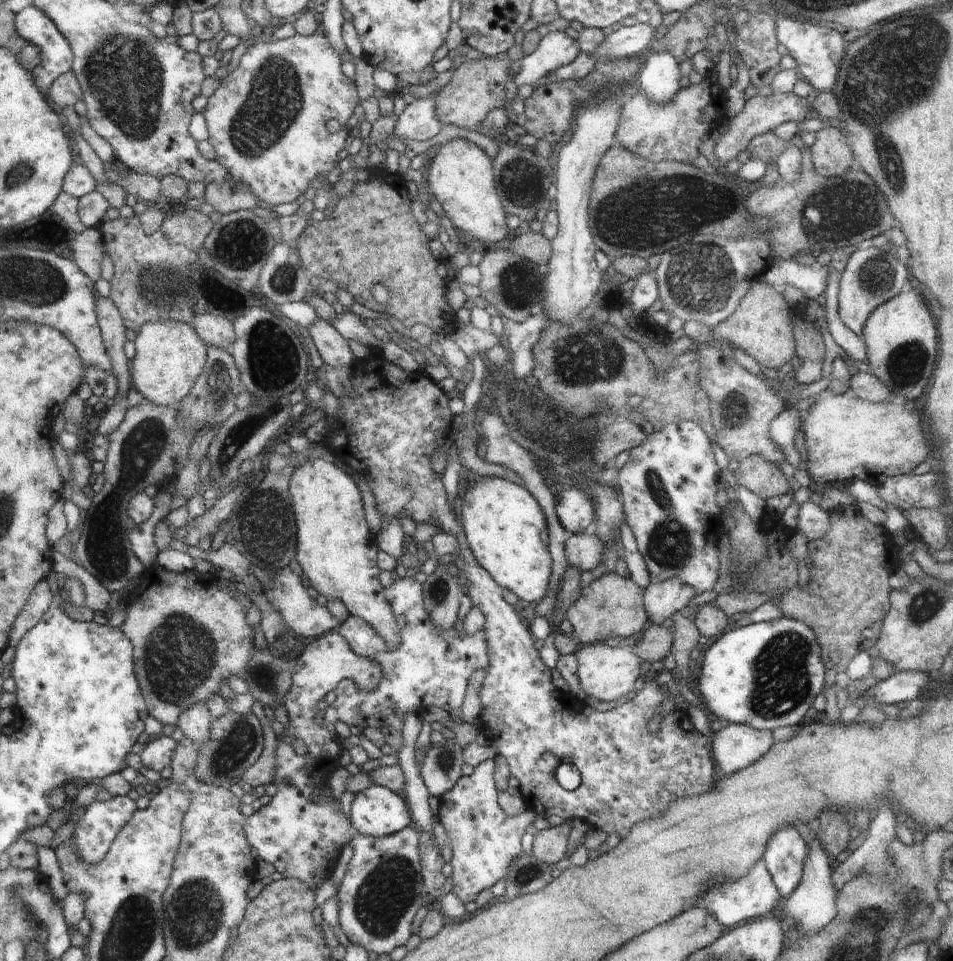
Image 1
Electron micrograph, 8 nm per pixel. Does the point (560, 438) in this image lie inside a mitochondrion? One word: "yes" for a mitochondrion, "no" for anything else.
yes

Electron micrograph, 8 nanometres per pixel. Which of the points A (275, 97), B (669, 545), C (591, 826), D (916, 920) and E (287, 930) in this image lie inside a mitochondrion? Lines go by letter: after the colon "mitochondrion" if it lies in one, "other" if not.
A: mitochondrion
B: mitochondrion
C: other
D: mitochondrion
E: other

